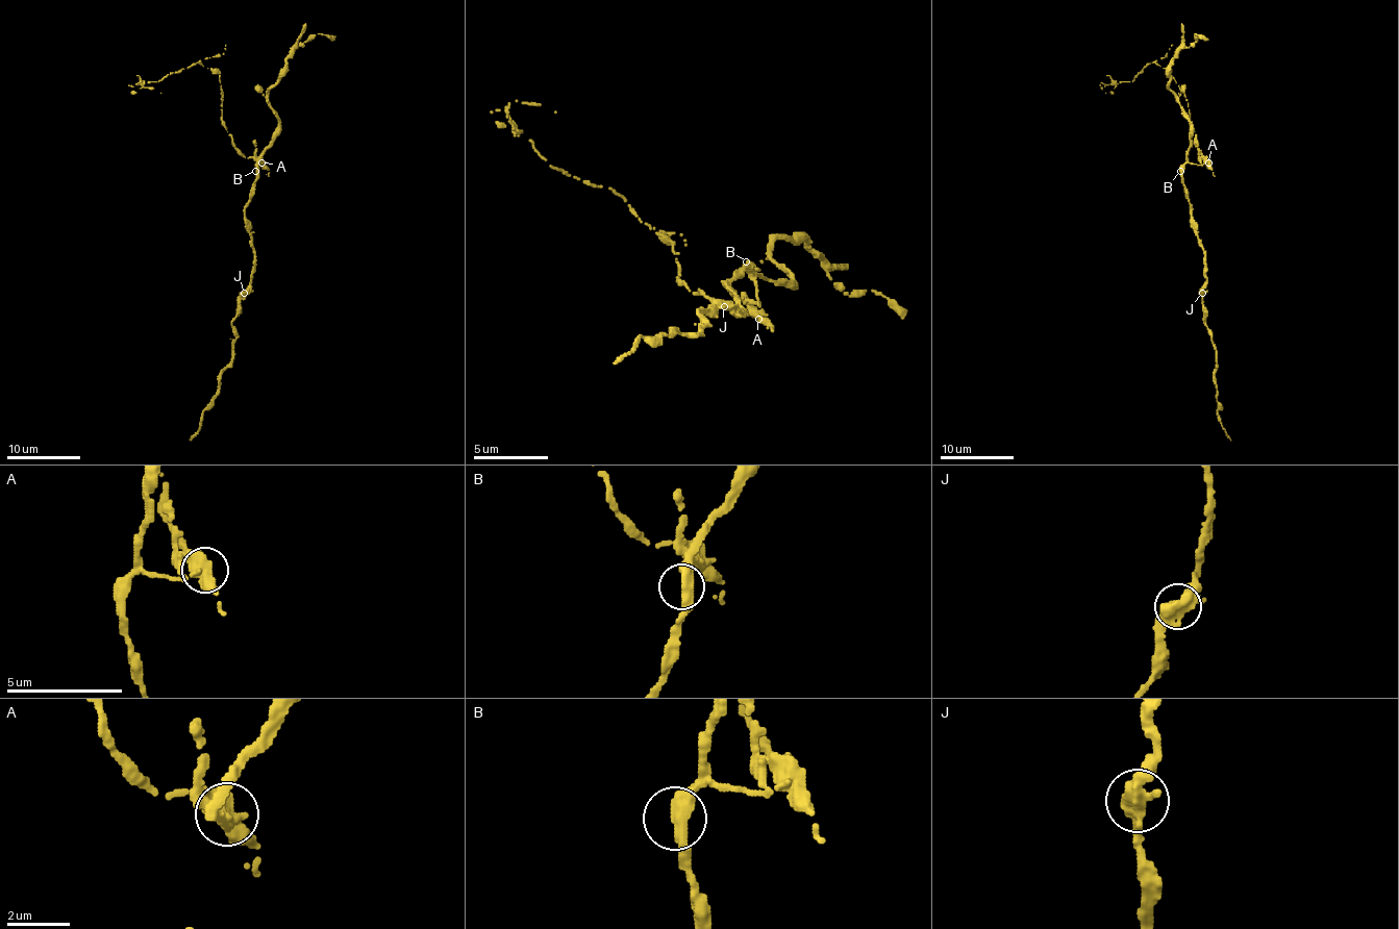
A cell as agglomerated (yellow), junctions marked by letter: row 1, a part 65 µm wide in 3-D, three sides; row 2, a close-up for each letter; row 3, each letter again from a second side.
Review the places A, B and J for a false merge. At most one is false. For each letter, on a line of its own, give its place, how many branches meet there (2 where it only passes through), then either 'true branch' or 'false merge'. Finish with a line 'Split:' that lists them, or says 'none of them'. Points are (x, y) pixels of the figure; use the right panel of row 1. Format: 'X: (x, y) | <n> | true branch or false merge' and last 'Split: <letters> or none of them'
A: (1208, 162) | 3 | false merge
B: (1180, 171) | 2 | true branch
J: (1202, 293) | 3 | true branch
Split: A

